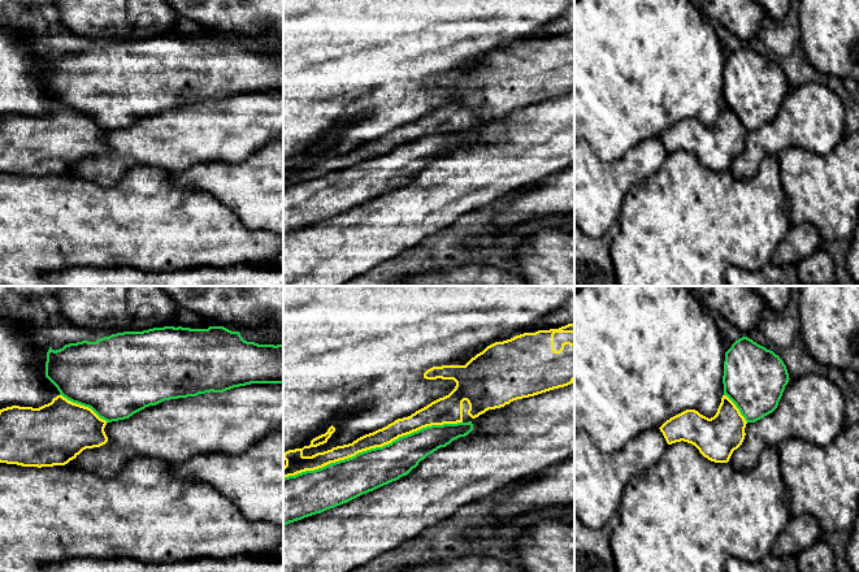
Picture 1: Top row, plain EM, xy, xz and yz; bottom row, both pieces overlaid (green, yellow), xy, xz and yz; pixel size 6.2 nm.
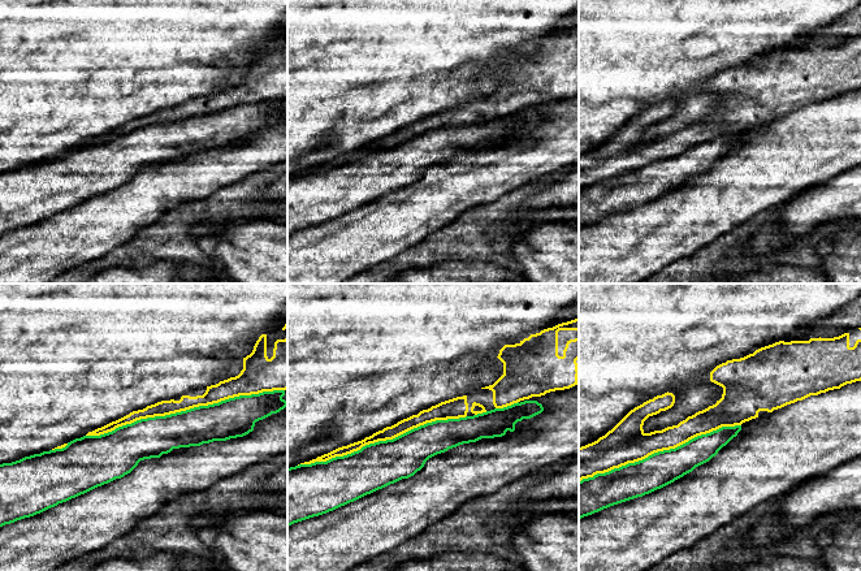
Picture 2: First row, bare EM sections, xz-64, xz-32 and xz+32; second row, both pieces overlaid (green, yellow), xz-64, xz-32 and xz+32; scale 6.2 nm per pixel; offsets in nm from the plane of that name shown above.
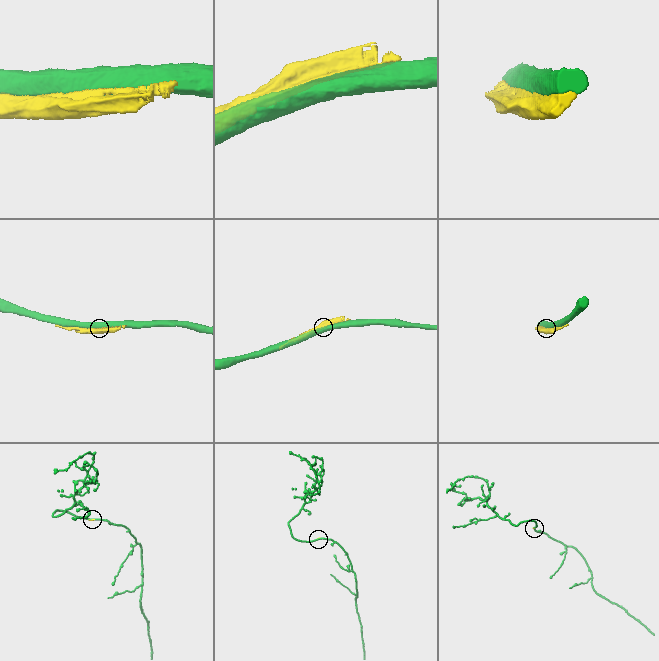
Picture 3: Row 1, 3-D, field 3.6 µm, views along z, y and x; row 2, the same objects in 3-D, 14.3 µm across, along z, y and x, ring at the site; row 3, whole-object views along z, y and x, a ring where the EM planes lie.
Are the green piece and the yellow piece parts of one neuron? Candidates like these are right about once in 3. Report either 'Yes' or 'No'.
No

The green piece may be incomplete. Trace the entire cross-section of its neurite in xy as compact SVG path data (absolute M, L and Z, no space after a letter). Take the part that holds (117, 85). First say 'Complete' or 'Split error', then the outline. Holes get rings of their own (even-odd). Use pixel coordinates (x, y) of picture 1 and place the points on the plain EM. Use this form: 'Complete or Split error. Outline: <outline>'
Complete. Outline: M224 35L208 38L153 36L143 40L123 40L97 48L65 53L60 58L49 56L45 86L68 109L91 117L100 127L112 131L125 129L149 114L164 109L196 105L251 92L283 92L283 52L259 53L247 51L239 40Z

